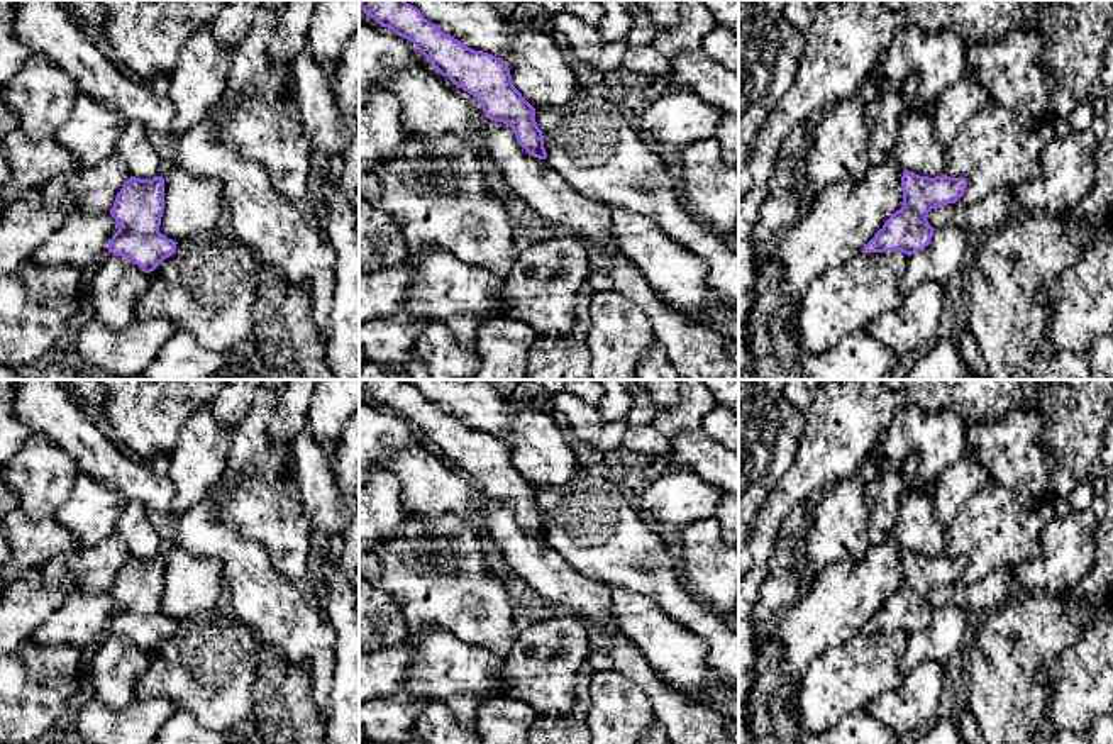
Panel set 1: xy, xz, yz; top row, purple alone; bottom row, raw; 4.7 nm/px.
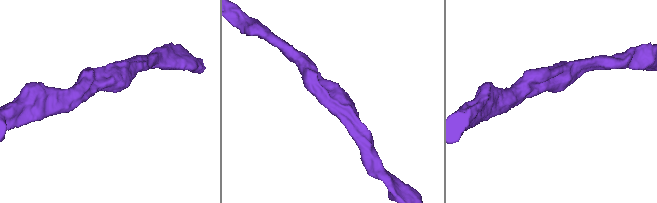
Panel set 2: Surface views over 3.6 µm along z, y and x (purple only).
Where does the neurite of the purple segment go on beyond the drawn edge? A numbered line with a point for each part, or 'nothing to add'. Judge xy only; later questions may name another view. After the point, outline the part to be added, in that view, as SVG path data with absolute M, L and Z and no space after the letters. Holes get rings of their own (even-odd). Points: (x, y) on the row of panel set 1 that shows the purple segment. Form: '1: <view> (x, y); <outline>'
nothing to add

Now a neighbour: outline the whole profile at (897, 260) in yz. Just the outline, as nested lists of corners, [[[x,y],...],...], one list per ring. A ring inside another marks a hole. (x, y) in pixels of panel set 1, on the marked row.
[[[861,249],[844,266],[820,275],[810,283],[796,310],[793,324],[796,341],[805,354],[818,354],[833,347],[844,336],[864,330],[883,314],[901,305],[903,295],[898,280],[910,256],[894,249],[884,253],[867,253]]]

